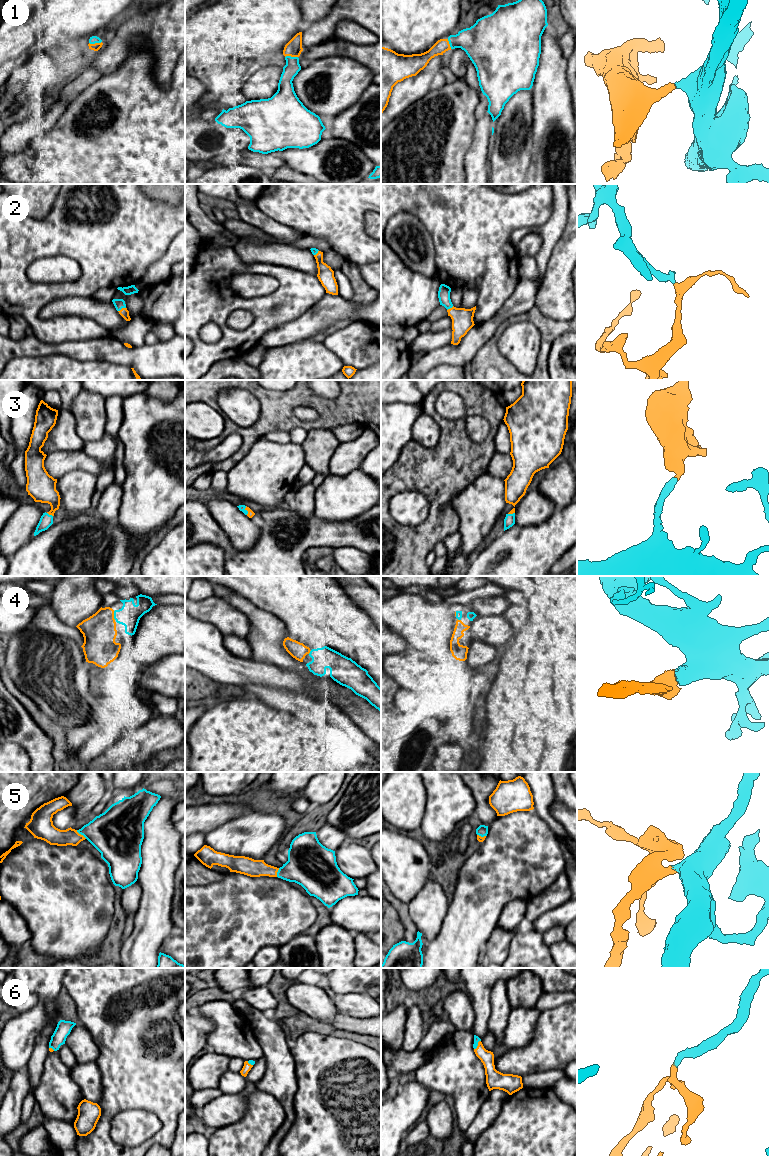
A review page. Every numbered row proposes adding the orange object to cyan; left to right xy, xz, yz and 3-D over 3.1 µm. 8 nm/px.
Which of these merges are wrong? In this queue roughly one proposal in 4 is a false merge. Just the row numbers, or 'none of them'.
none of them

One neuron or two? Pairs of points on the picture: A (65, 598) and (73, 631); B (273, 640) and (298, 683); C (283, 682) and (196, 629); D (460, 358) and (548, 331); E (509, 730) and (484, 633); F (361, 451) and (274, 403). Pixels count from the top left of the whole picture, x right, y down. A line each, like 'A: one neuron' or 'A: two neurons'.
A: two neurons
B: two neurons
C: one neuron
D: two neurons
E: two neurons
F: two neurons

